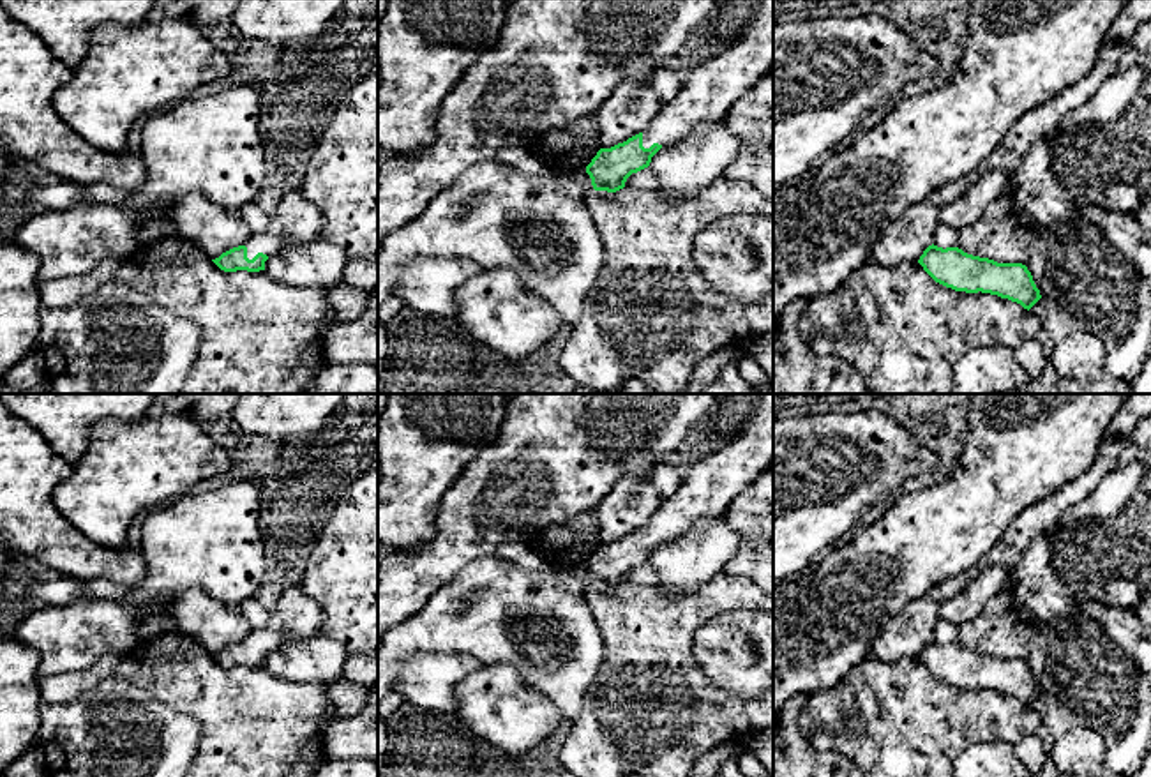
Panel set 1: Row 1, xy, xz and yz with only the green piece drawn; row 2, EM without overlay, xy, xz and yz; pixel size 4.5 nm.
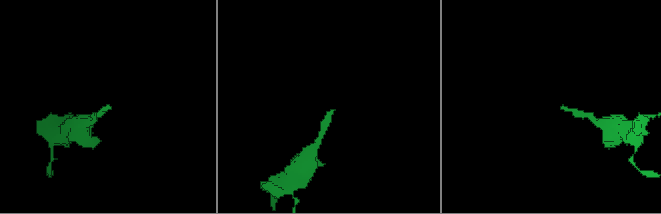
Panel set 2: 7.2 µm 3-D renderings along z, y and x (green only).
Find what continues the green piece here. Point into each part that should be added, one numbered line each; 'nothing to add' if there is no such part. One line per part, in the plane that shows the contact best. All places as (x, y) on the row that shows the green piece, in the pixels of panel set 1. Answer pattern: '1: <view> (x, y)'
1: xz (710, 89)

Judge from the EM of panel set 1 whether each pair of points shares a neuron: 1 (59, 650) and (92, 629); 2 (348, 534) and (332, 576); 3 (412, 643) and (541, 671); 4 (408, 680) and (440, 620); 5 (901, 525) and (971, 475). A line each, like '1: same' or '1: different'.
1: same
2: same
3: same
4: different
5: same

